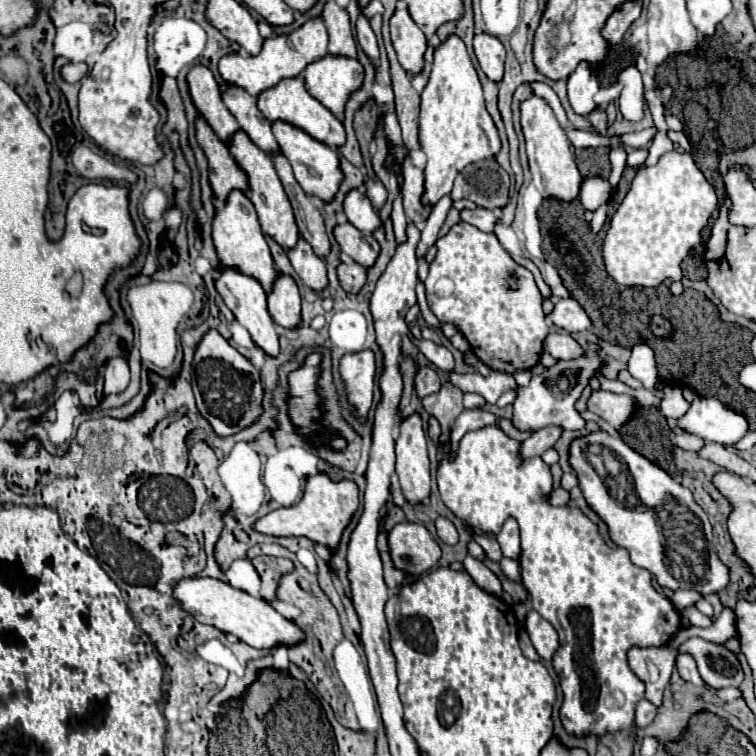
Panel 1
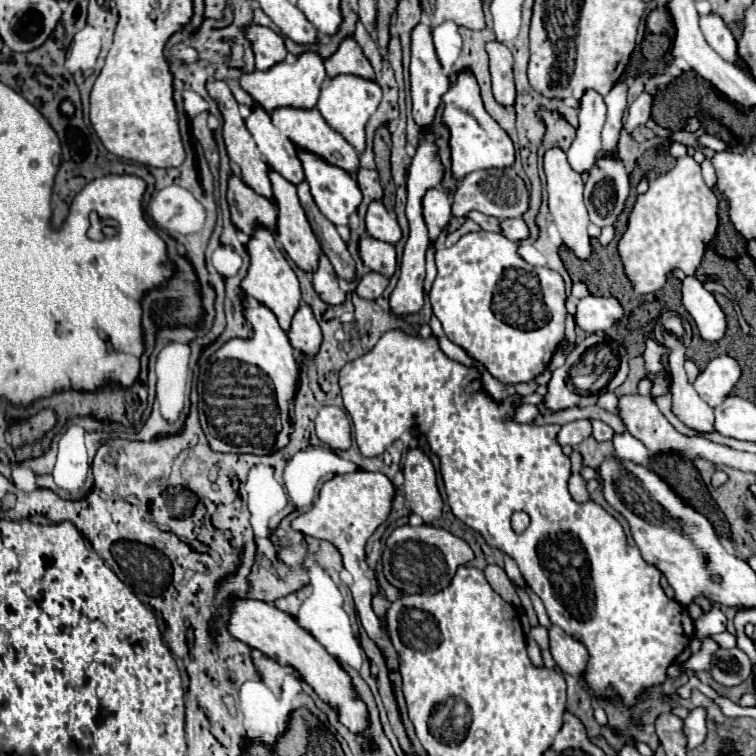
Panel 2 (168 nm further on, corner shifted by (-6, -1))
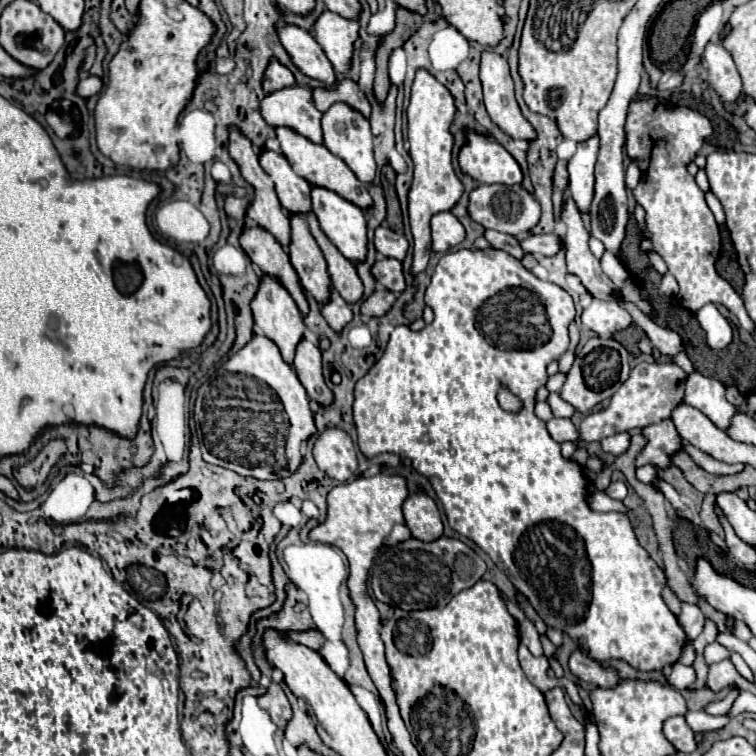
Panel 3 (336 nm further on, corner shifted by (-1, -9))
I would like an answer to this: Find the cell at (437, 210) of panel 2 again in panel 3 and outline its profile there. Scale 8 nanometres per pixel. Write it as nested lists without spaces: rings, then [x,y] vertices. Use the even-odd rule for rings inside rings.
[[[438,212],[430,220],[432,228],[432,252],[448,250],[464,240],[462,224],[450,212]]]

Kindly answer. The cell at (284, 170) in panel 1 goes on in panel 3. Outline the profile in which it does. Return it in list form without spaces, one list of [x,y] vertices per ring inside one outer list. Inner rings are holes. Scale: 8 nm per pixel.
[[[308,212],[306,214],[306,220],[308,220],[308,226],[310,226],[310,232],[316,240],[316,244],[320,246],[324,258],[326,258],[326,264],[328,264],[328,274],[332,278],[332,286],[340,292],[340,296],[348,302],[348,304],[354,304],[362,298],[362,282],[356,274],[356,268],[352,266],[352,262],[348,258],[344,258],[338,248],[328,240],[328,236],[320,230],[318,226],[318,220],[314,216],[314,212]]]

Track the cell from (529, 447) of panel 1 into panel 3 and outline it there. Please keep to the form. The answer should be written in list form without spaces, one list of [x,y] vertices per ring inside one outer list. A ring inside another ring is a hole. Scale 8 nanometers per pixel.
[[[674,362],[668,364],[638,364],[630,378],[618,388],[618,392],[612,396],[610,406],[602,412],[588,414],[580,428],[578,428],[578,440],[580,442],[598,442],[606,436],[626,432],[630,428],[644,428],[646,424],[660,422],[664,418],[670,418],[670,412],[674,406],[682,402],[686,374],[682,368],[678,368]]]

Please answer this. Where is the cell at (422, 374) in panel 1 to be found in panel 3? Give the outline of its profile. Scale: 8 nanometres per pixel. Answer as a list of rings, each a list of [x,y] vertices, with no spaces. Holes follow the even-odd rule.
[[[462,248],[456,252],[448,252],[440,258],[440,262],[436,264],[434,276],[426,288],[424,300],[434,310],[434,322],[430,326],[426,326],[422,332],[412,332],[407,325],[396,326],[394,332],[390,334],[390,340],[388,340],[388,346],[386,346],[382,358],[356,382],[352,416],[354,416],[354,424],[356,424],[356,432],[358,432],[360,452],[366,458],[374,458],[374,456],[384,454],[384,452],[408,456],[412,460],[414,468],[432,482],[436,496],[440,498],[440,502],[444,506],[450,528],[456,530],[458,534],[474,540],[492,558],[492,562],[502,572],[508,574],[510,582],[516,586],[516,590],[522,596],[528,598],[528,602],[540,614],[544,624],[548,628],[556,628],[560,632],[566,632],[592,660],[604,662],[610,658],[618,658],[618,660],[624,660],[632,668],[638,668],[642,672],[664,670],[672,662],[678,662],[682,648],[686,644],[686,634],[684,634],[682,626],[678,624],[676,616],[668,610],[668,606],[664,604],[664,600],[660,596],[662,588],[666,586],[664,570],[638,544],[638,540],[632,532],[632,524],[630,524],[626,514],[622,514],[622,512],[600,514],[600,512],[590,510],[590,506],[586,502],[588,480],[586,480],[582,468],[576,462],[562,458],[560,444],[556,440],[552,440],[552,436],[546,430],[546,424],[540,418],[536,418],[536,414],[534,414],[534,394],[548,380],[546,366],[552,360],[560,358],[568,350],[568,344],[570,344],[568,324],[574,320],[574,304],[572,304],[570,294],[552,282],[544,282],[544,280],[536,278],[530,270],[526,270],[520,264],[520,260],[516,260],[512,254],[508,254],[504,250],[496,250],[496,248],[466,250],[466,248]],[[526,338],[536,338],[540,342],[536,348],[526,348]],[[500,388],[508,388],[514,396],[518,396],[522,400],[520,412],[506,412],[500,408],[498,398],[496,398]]]

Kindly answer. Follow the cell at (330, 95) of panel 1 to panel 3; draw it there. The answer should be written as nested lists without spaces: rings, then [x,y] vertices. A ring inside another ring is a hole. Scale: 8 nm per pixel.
[[[344,102],[332,104],[324,114],[322,114],[322,132],[324,132],[324,146],[342,158],[350,170],[364,182],[370,184],[376,172],[376,162],[374,162],[374,152],[372,152],[372,132],[370,132],[370,120],[354,110],[352,106]]]

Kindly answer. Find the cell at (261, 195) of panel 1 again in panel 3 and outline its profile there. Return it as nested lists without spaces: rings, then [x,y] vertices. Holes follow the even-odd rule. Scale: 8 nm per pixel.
[[[290,214],[290,228],[292,234],[288,244],[288,256],[300,278],[300,284],[318,302],[326,302],[330,292],[330,276],[326,270],[326,260],[308,230],[304,214]]]

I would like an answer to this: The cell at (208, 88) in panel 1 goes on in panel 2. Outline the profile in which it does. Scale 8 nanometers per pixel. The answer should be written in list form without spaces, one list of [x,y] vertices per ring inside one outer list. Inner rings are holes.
[[[209,80],[207,82],[207,92],[209,96],[217,102],[221,114],[223,114],[223,120],[225,120],[225,126],[223,126],[223,138],[225,138],[225,144],[227,144],[227,152],[229,152],[229,158],[231,162],[235,164],[235,168],[239,168],[241,172],[241,180],[251,188],[255,190],[259,196],[265,196],[267,200],[273,200],[273,190],[271,190],[271,182],[269,182],[269,166],[267,162],[263,160],[257,144],[253,142],[253,136],[249,134],[247,126],[245,126],[245,120],[241,116],[241,108],[237,104],[237,100],[231,96],[231,90],[225,82],[219,82],[219,80]]]

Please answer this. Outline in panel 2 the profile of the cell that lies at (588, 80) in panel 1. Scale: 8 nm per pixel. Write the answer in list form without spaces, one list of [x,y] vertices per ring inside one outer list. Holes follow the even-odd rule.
[[[595,90],[585,92],[579,108],[579,128],[577,136],[567,150],[567,160],[571,168],[585,174],[593,168],[597,154],[601,152],[601,128],[605,124],[605,102]]]

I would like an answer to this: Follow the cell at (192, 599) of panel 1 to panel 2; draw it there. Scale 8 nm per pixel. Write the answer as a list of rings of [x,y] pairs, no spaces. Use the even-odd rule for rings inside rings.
[[[233,600],[233,616],[229,632],[247,646],[261,650],[265,656],[277,660],[281,666],[295,668],[297,674],[313,688],[313,692],[337,712],[337,720],[343,726],[347,726],[349,732],[363,734],[369,728],[367,704],[359,700],[359,692],[355,690],[351,676],[307,630],[303,630],[297,624],[293,616],[281,612],[279,608],[275,608],[275,604],[259,600]]]

